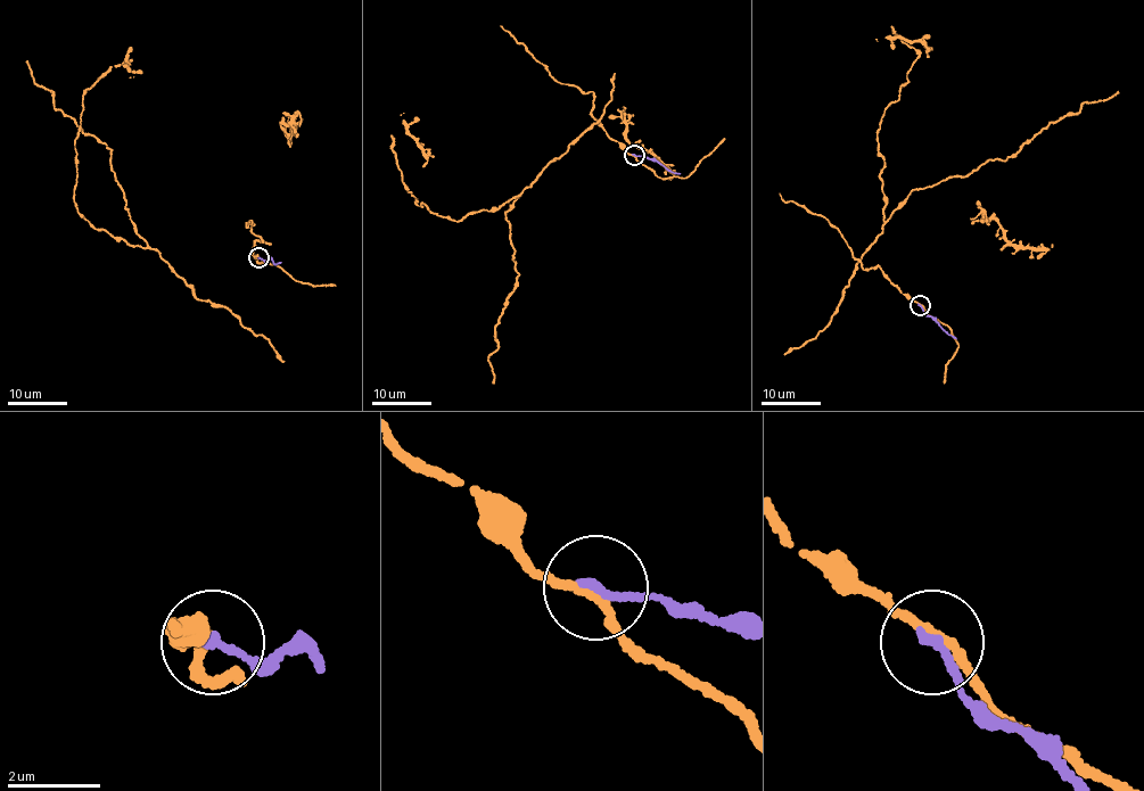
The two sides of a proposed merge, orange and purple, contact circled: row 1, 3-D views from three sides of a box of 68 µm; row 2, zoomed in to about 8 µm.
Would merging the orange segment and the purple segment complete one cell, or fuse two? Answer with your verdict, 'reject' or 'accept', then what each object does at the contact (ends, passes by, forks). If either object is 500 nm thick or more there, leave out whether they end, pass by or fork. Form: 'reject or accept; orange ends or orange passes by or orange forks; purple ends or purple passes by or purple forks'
reject; orange passes by; purple ends

